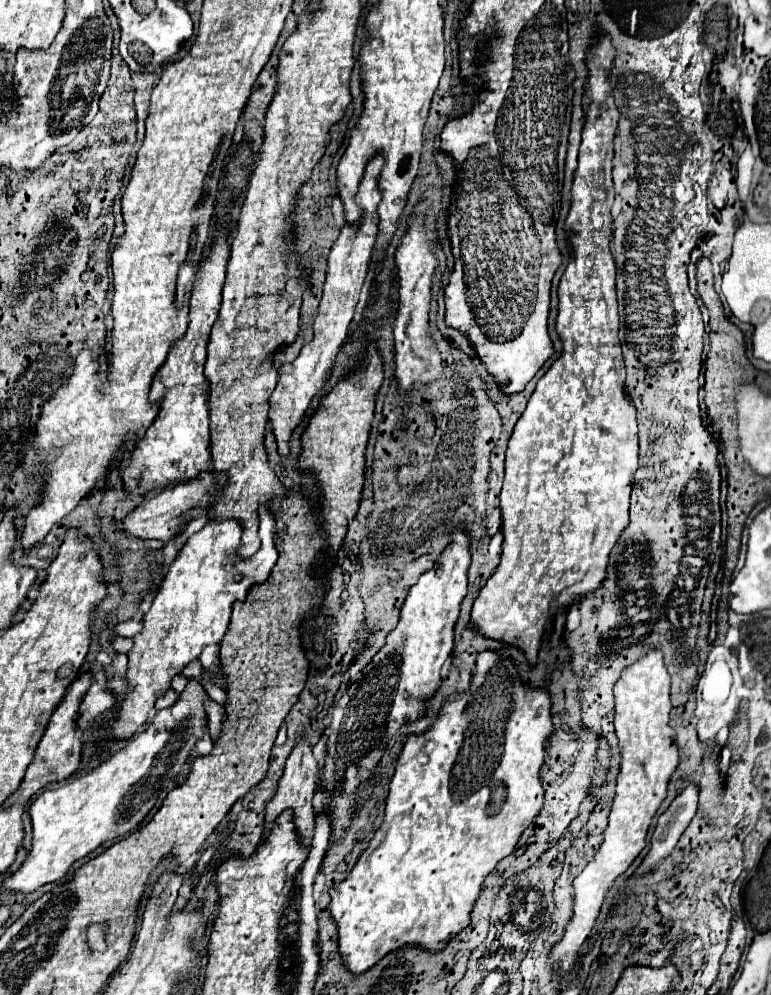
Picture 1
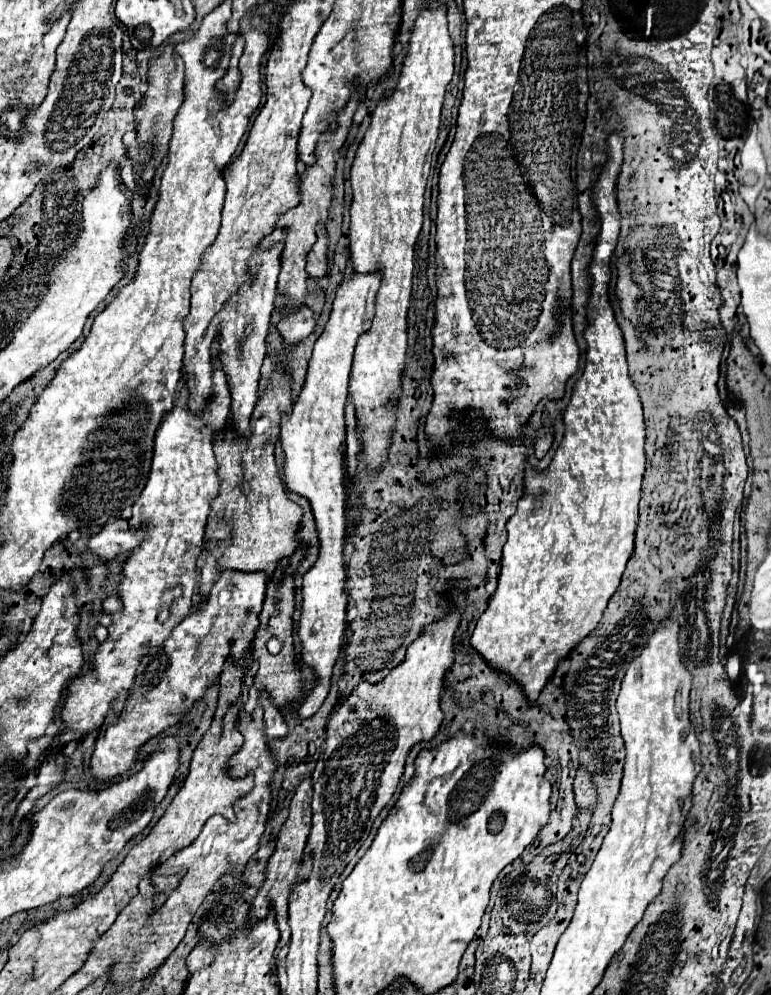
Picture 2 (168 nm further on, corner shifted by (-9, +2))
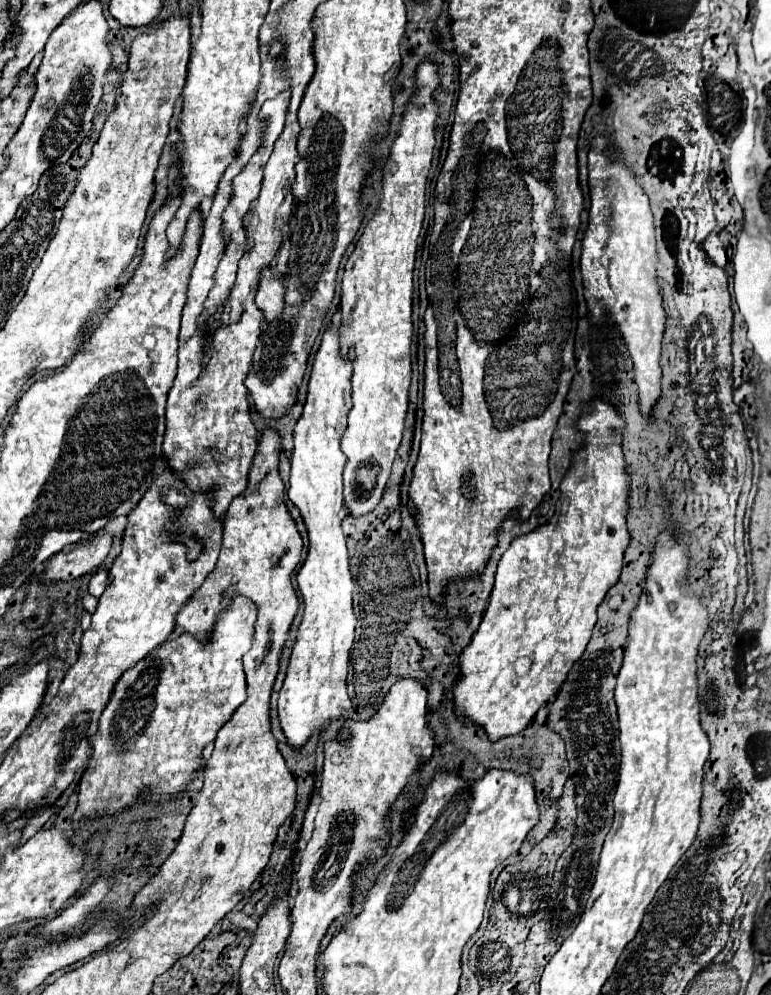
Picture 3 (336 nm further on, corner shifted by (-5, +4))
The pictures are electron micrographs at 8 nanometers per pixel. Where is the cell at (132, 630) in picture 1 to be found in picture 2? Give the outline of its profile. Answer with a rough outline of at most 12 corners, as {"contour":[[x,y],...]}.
{"contour":[[117,595],[103,599],[103,609],[109,615],[121,613],[123,605]]}

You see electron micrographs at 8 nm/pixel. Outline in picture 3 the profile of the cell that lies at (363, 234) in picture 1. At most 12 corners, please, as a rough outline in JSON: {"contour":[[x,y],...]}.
{"contour":[[329,325],[287,491],[309,533],[279,721],[293,749],[351,709],[355,583],[339,445],[351,353]]}

